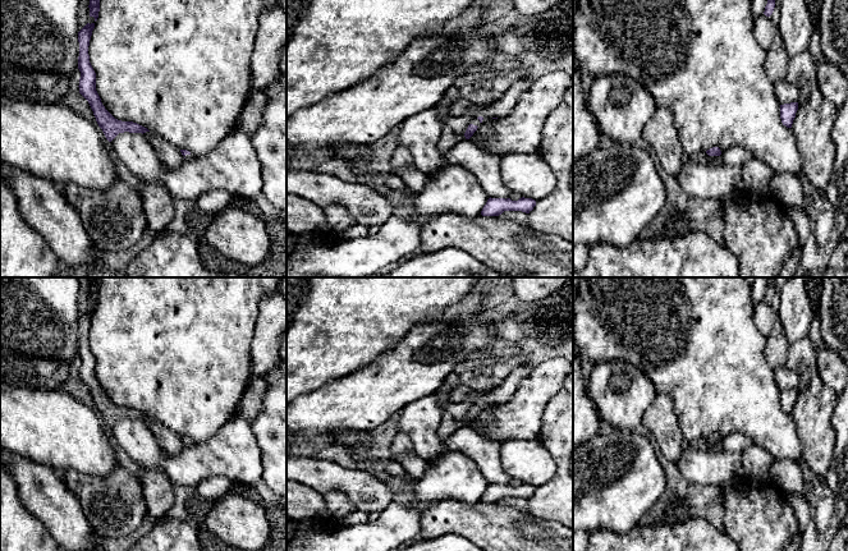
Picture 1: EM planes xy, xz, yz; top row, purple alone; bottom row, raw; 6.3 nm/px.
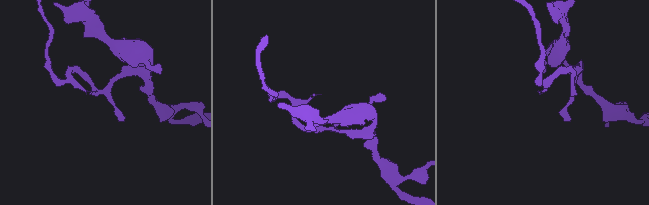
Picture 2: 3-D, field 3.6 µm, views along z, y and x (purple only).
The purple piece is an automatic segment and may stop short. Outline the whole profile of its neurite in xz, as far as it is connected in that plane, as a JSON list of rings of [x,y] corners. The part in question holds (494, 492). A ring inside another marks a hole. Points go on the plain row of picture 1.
[[[489,485],[483,492],[482,502],[499,502],[504,497],[522,497],[530,500],[536,492],[536,487],[532,485],[519,485],[518,487],[512,487],[510,485]]]

